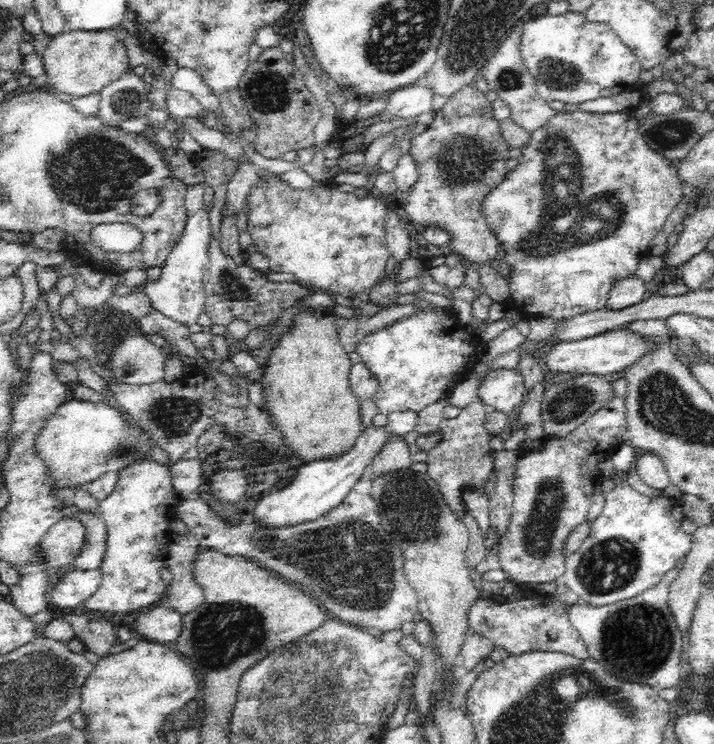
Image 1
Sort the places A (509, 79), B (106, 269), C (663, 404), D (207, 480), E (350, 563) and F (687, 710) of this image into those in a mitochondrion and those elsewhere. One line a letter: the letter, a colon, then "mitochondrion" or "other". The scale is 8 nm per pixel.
A: mitochondrion
B: other
C: mitochondrion
D: other
E: mitochondrion
F: other

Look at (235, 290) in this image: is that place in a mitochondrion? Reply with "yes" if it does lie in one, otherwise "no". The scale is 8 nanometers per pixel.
yes

